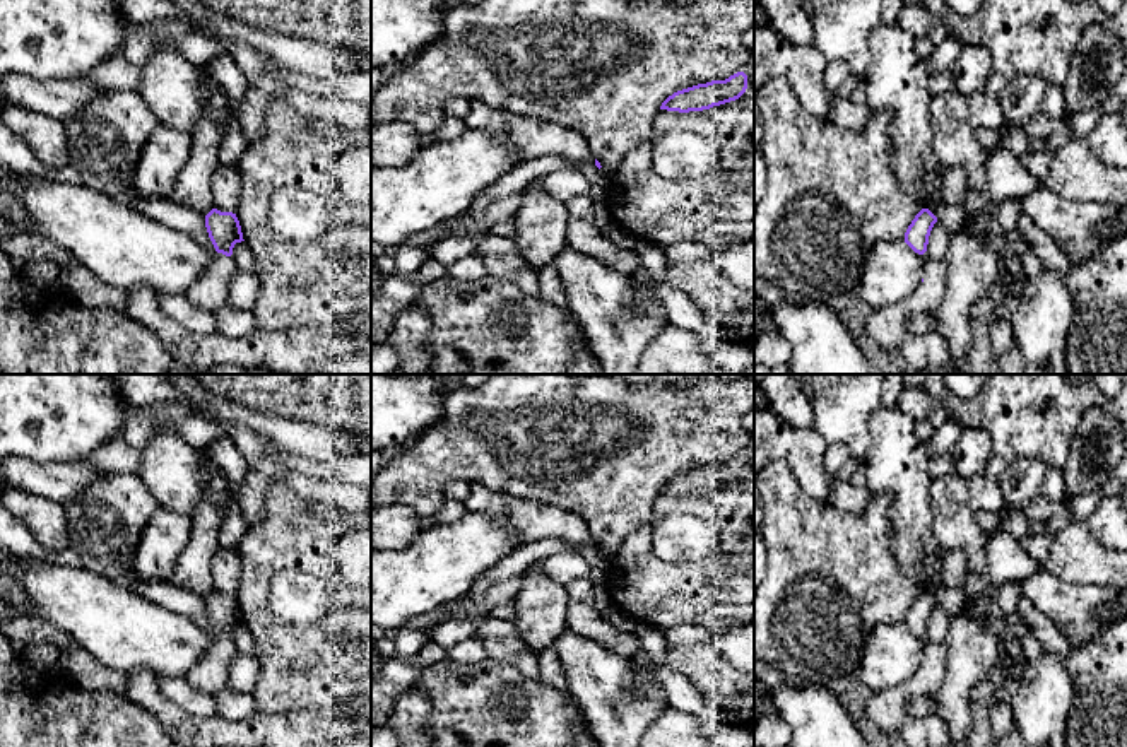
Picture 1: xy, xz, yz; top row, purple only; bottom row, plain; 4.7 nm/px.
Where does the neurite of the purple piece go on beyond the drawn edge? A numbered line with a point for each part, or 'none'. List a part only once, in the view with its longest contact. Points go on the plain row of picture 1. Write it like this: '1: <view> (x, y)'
none

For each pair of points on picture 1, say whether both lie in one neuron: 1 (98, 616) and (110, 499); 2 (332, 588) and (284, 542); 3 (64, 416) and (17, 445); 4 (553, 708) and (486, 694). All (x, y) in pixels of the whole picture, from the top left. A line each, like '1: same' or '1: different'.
1: different
2: same
3: same
4: same

